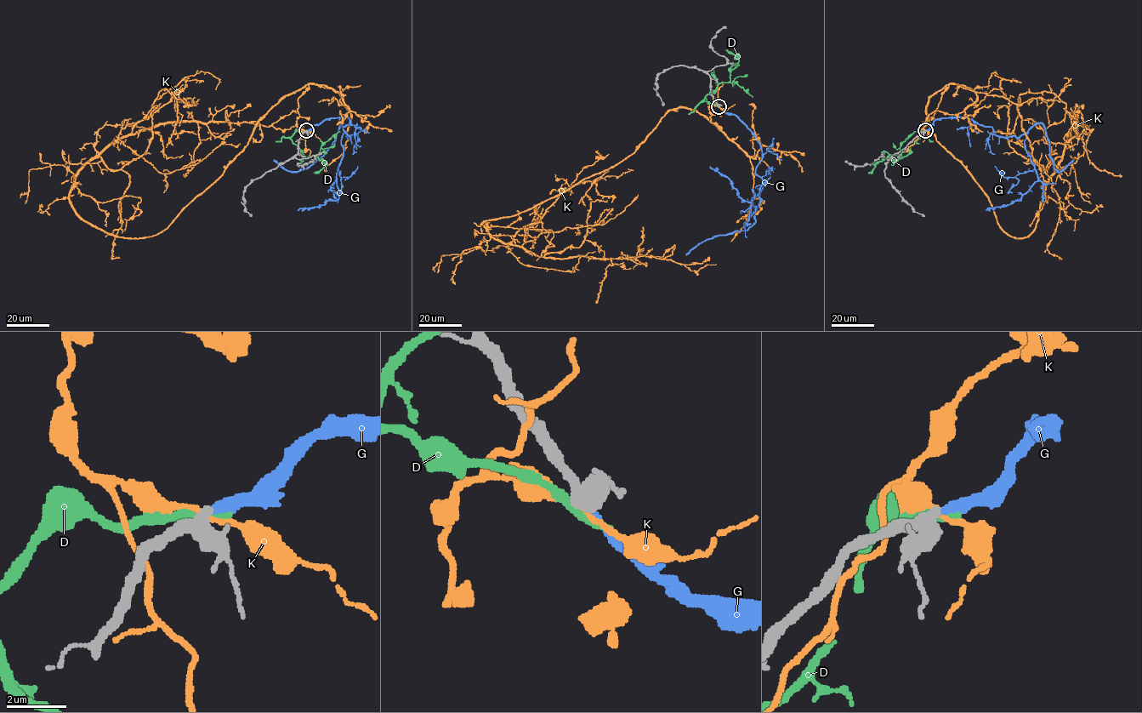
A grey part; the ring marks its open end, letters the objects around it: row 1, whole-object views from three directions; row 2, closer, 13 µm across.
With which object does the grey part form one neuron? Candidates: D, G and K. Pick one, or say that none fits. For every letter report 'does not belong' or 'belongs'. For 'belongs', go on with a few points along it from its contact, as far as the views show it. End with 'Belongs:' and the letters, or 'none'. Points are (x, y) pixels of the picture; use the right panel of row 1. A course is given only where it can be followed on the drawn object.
D: does not belong
G: belongs | via (925, 130), (936, 119), (964, 117), (998, 136), (1027, 133), (1037, 180), (1020, 200), (985, 210)
K: does not belong
Belongs: G

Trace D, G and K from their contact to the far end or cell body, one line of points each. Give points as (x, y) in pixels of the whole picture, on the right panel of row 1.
D: (925, 130), (920, 134), (919, 139), (906, 156), (890, 155), (878, 162), (868, 172)
G: (925, 130), (936, 119), (964, 117), (998, 136), (1027, 133), (1037, 180), (1020, 200), (985, 210)
K: (924, 130), (948, 85), (928, 99), (928, 124), (998, 225), (1020, 238), (1035, 229), (1074, 122), (1082, 126)

